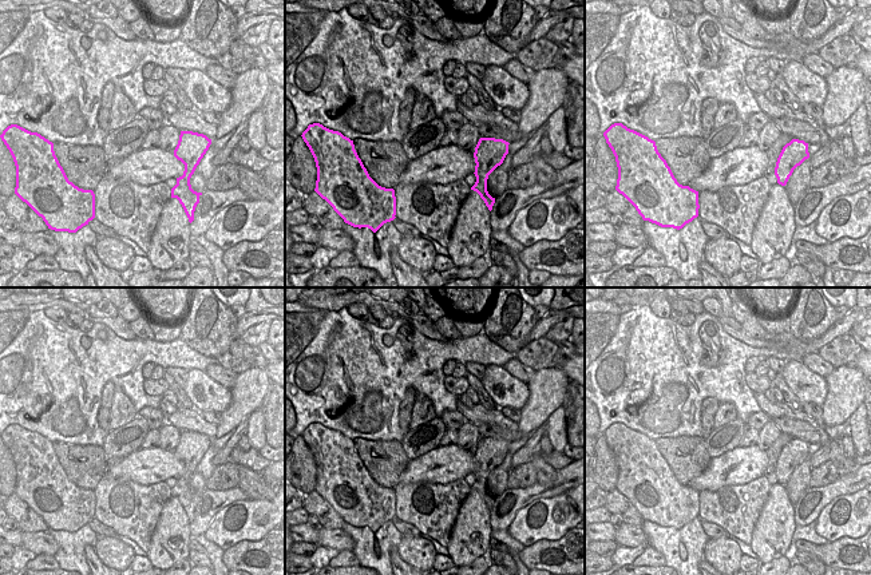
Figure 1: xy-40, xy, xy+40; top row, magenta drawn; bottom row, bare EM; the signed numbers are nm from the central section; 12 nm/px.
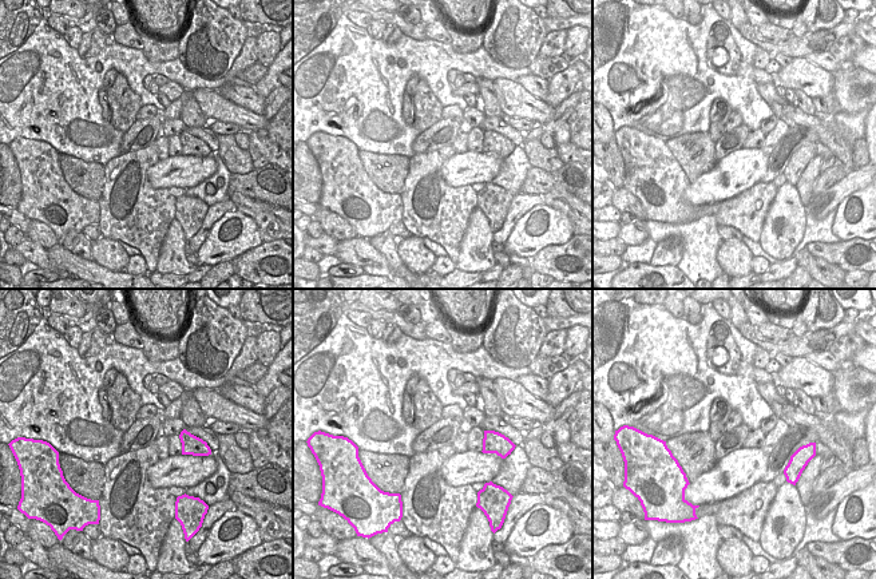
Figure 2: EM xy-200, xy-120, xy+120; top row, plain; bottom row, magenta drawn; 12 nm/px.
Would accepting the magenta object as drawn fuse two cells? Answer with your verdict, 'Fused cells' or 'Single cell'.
Fused cells.

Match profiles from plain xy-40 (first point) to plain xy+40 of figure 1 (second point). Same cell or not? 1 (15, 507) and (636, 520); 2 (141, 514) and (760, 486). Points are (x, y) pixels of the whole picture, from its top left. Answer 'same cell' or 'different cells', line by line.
1: same cell
2: same cell

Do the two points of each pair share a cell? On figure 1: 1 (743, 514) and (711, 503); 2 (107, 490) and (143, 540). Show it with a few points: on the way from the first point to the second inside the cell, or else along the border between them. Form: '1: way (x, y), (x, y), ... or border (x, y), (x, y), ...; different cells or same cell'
1: way (735, 512), (723, 512), (719, 508); same cell
2: way (119, 502), (139, 528); same cell

